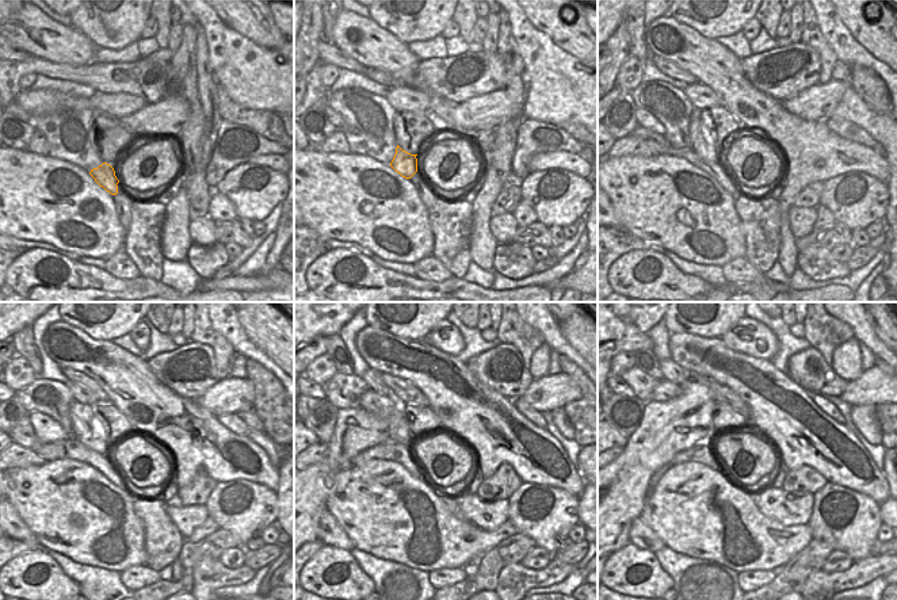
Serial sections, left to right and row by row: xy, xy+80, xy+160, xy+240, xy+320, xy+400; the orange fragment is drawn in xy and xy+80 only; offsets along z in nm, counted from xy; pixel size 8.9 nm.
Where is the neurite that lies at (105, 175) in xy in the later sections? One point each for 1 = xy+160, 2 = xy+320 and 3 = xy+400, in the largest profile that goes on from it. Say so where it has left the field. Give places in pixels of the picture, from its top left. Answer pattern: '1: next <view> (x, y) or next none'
1: next xy+160 (703, 148)
2: next xy+320 (388, 409)
3: next xy+400 (664, 390)

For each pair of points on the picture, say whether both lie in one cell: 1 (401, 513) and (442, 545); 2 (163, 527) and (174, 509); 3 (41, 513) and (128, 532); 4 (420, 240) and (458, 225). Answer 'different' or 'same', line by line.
1: same
2: different
3: same
4: different

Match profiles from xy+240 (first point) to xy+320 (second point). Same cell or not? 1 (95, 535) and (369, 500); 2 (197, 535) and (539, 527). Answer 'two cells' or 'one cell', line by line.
1: one cell
2: two cells

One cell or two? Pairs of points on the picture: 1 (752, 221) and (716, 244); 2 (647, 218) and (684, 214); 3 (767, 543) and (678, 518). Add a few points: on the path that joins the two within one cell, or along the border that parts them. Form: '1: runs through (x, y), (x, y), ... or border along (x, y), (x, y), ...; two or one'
1: border along (733, 199), (733, 207), (744, 234), (745, 256); two
2: runs through (656, 218), (675, 220); one
3: runs through (743, 519), (741, 511), (717, 482), (702, 493); one

